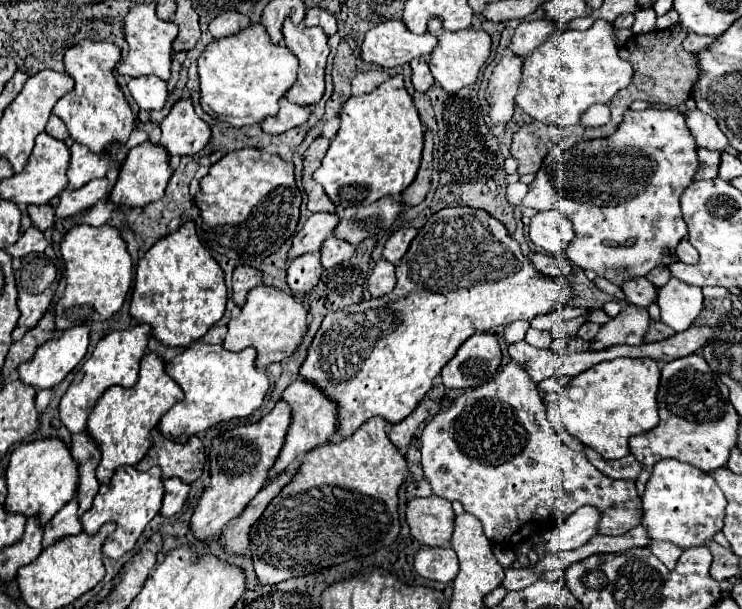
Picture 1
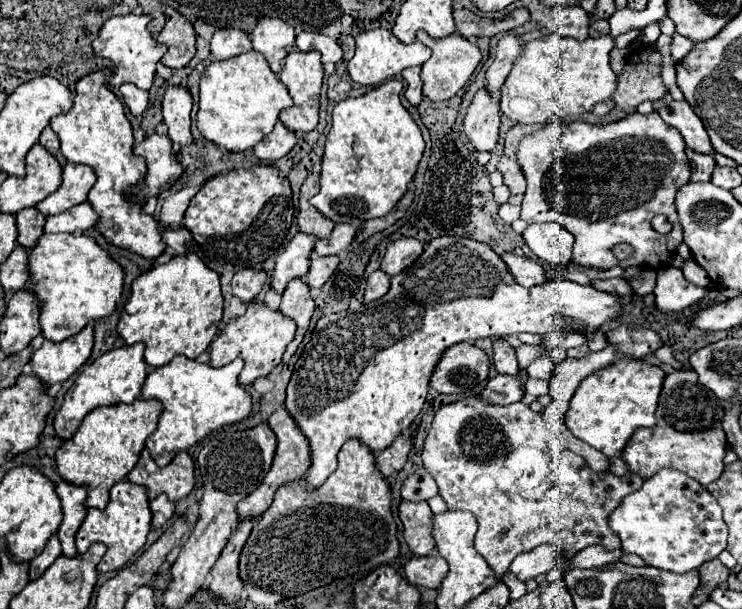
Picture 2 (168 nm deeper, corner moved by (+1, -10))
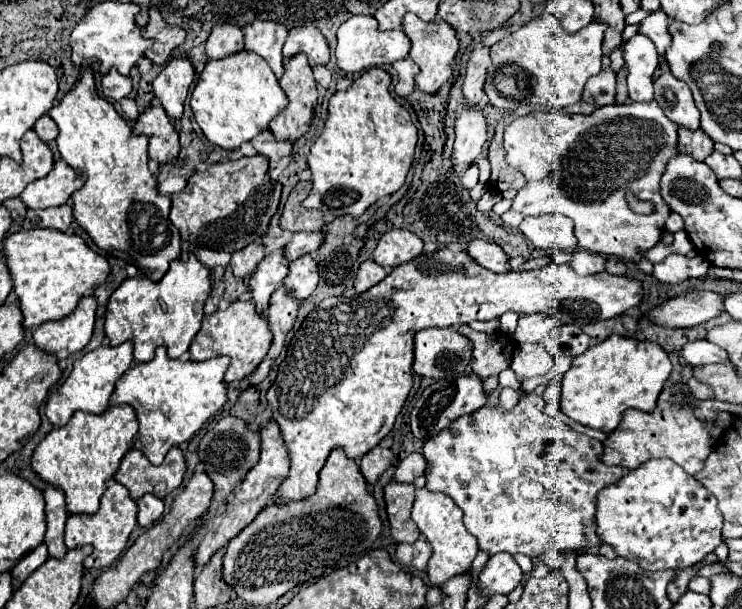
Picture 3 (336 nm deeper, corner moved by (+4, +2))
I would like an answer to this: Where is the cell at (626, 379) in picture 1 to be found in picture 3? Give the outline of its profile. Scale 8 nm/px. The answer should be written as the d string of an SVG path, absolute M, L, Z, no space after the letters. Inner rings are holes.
M610 336L574 358L572 368L562 378L562 410L582 426L612 434L622 420L622 412L628 408L650 412L656 408L656 398L670 370L672 364L660 344L640 338Z

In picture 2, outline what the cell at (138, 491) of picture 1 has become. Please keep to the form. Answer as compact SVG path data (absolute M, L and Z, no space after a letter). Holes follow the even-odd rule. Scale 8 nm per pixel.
M121 480L111 488L111 500L103 512L95 508L87 510L87 516L77 532L77 552L83 554L89 550L93 542L103 542L107 544L107 552L97 564L97 572L105 574L121 570L133 558L133 554L143 548L149 530L151 530L151 510L145 488L131 484L129 480Z

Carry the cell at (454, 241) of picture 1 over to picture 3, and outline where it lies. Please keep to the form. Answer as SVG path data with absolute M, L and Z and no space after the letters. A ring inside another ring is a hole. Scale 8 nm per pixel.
M442 246L442 248L436 248L430 256L428 254L420 254L416 256L414 260L402 264L402 266L396 266L380 284L372 286L368 292L364 294L356 294L354 298L328 298L324 302L320 302L304 320L304 324L300 326L300 330L294 334L290 346L288 346L288 352L286 352L286 358L282 360L280 368L278 368L278 378L274 380L274 384L270 386L268 390L268 402L272 406L272 418L280 424L280 430L282 430L282 436L284 436L284 442L288 444L288 450L290 450L290 474L288 478L282 482L278 494L276 494L276 502L284 502L284 500L302 500L306 496L310 496L312 492L316 492L316 480L318 480L318 472L322 470L328 454L332 452L332 448L336 446L344 446L346 450L346 456L352 456L354 460L360 460L368 450L372 450L394 426L394 420L396 416L400 414L410 390L412 390L412 384L414 384L414 376L412 376L412 362L414 362L414 336L416 332L424 330L424 328L438 327L449 328L451 326L462 326L462 324L468 324L472 320L496 320L500 318L502 314L506 312L516 312L518 316L528 316L528 314L548 314L548 316L554 316L558 320L562 320L564 324L578 324L578 326L586 326L590 322L598 322L598 320L608 320L612 316L620 316L622 312L626 312L628 308L634 308L638 306L642 300L642 284L638 280L632 280L632 278L626 278L626 276L614 276L614 274L608 274L608 272L602 272L602 274L594 274L594 276L578 276L568 264L548 264L544 268L538 268L530 271L508 271L506 273L496 274L496 272L488 272L486 268L482 268L472 256L468 256L466 250L452 250L450 246Z

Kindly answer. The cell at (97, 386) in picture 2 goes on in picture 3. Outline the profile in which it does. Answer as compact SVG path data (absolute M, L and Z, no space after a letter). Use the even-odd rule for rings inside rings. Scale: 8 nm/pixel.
M124 342L120 346L100 346L88 354L84 354L80 360L74 362L74 368L70 372L70 376L66 378L66 382L52 390L46 402L46 416L50 418L50 422L54 426L62 426L68 424L68 420L72 418L72 414L76 410L82 412L94 412L100 414L108 408L108 402L112 398L112 392L116 388L116 380L120 380L120 376L132 366L134 356L132 356L132 346L134 342Z

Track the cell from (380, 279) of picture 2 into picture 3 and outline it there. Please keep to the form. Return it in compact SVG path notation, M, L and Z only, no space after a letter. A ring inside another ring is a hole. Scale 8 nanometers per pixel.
M366 260L358 268L358 274L354 278L354 288L356 288L356 292L366 292L368 288L372 288L374 284L378 284L384 278L386 278L386 270L380 264L376 264L374 260Z

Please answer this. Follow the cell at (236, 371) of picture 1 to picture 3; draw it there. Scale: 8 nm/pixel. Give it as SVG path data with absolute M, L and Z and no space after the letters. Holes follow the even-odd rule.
M158 348L150 362L132 364L132 368L116 382L110 404L130 404L136 410L140 432L134 448L142 450L152 464L162 464L172 446L190 440L202 424L226 404L228 384L224 384L224 374L228 364L228 356L210 358L206 362L182 362L178 358L168 358L166 348Z

